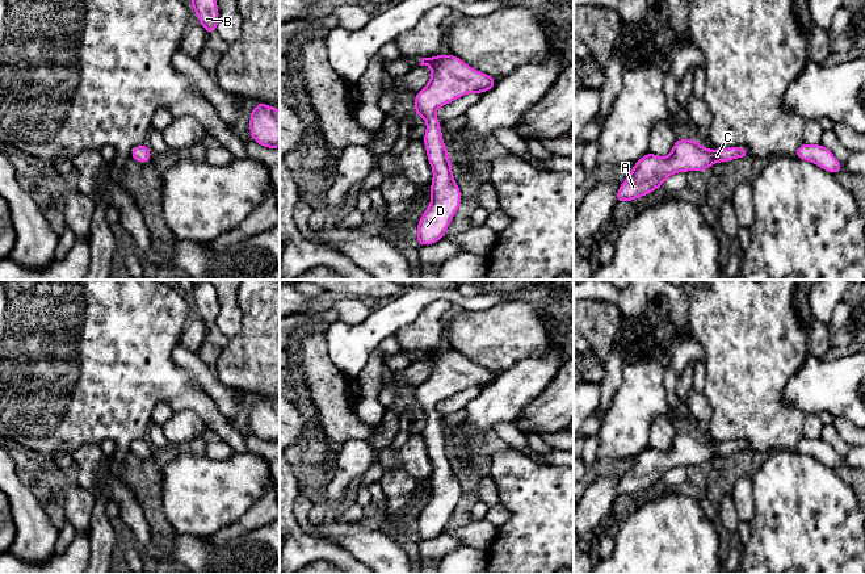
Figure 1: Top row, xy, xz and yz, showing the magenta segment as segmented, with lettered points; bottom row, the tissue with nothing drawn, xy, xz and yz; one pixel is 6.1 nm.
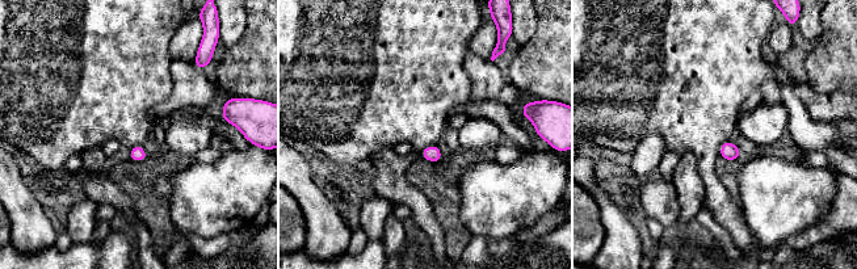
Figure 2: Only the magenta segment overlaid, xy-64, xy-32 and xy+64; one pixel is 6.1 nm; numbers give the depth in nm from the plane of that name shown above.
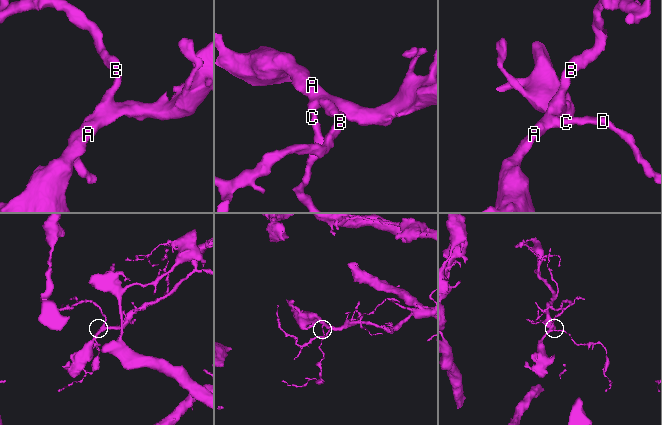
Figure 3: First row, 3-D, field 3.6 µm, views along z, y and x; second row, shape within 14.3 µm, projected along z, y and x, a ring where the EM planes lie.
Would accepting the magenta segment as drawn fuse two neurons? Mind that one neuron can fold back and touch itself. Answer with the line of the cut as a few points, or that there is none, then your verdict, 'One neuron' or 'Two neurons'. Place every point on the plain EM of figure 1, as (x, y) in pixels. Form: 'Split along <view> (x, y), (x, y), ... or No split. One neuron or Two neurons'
No split. One neuron

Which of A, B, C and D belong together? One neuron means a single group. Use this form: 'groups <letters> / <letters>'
groups A B C D

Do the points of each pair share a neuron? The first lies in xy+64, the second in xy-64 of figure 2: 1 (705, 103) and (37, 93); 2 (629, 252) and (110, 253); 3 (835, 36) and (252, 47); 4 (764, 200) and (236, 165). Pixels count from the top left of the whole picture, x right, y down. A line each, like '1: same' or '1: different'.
1: same
2: different
3: same
4: same

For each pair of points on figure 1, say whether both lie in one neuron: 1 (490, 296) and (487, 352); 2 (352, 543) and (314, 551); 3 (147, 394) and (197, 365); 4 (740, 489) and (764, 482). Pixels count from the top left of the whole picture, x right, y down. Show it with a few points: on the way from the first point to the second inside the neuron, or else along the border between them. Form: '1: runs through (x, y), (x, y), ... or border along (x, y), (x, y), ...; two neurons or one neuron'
1: border along (508, 297), (487, 308), (465, 310); two neurons
2: border along (313, 533), (340, 545), (357, 560); two neurons
3: border along (177, 344), (172, 360), (187, 371), (206, 394); two neurons
4: border along (750, 476), (754, 497), (752, 516); two neurons

